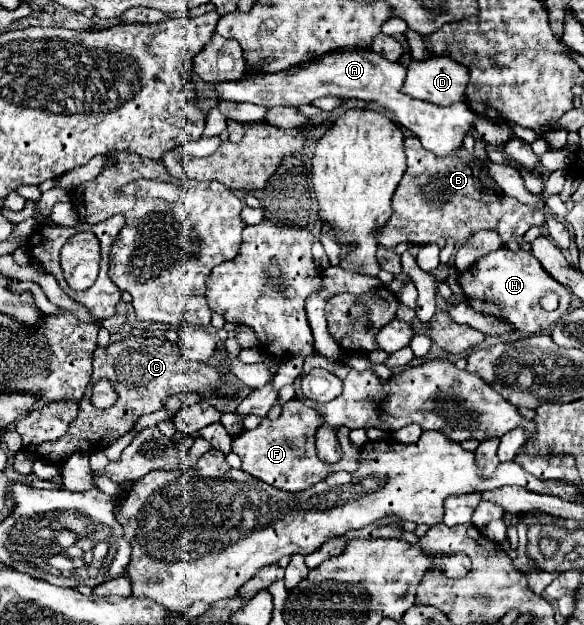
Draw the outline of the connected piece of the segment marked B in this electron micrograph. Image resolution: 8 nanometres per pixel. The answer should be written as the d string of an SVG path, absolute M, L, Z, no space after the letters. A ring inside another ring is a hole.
M414 136L406 138L404 152L408 158L408 170L404 178L400 180L394 198L392 198L392 216L386 222L384 228L376 232L378 242L386 248L394 248L400 242L406 244L430 244L436 242L438 238L452 238L458 244L464 244L470 236L474 236L478 230L496 230L502 238L502 242L522 242L522 236L528 232L530 226L542 226L544 224L544 212L540 210L530 210L528 206L520 204L516 198L506 196L494 180L488 176L488 156L484 150L484 144L476 144L476 154L470 156L466 152L460 152L458 156L446 156L438 158L426 148L422 148L422 142Z

